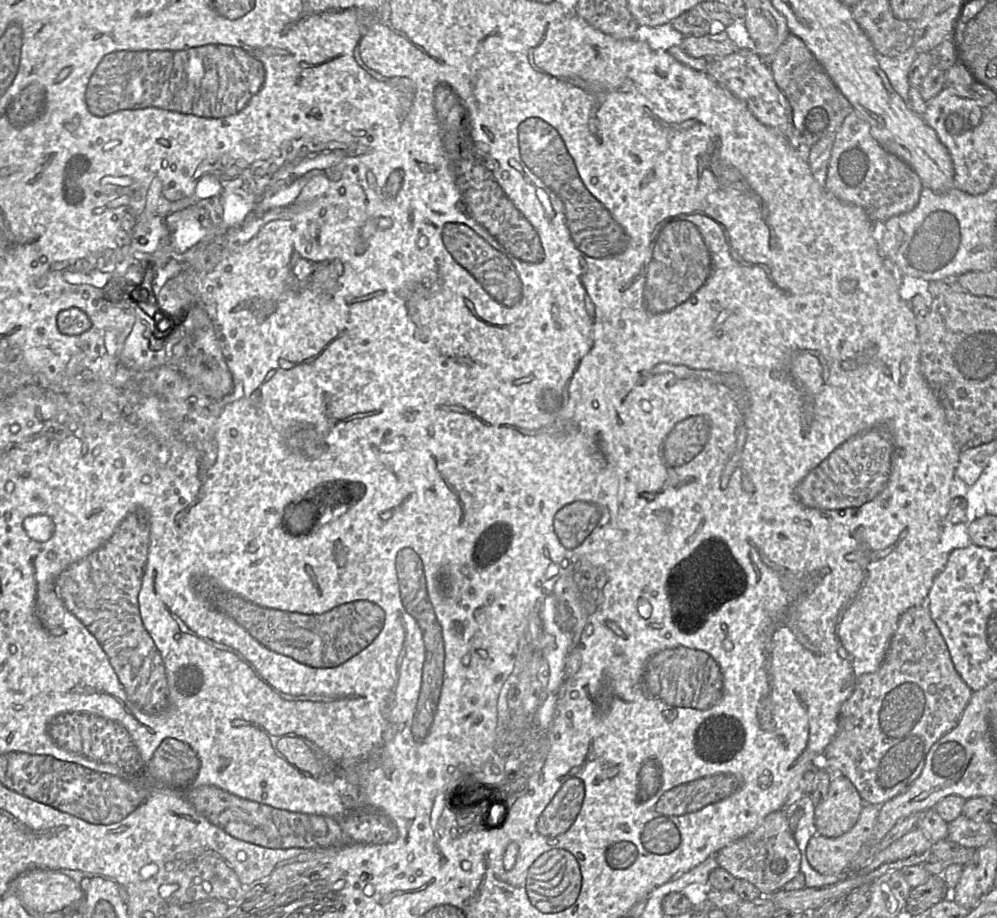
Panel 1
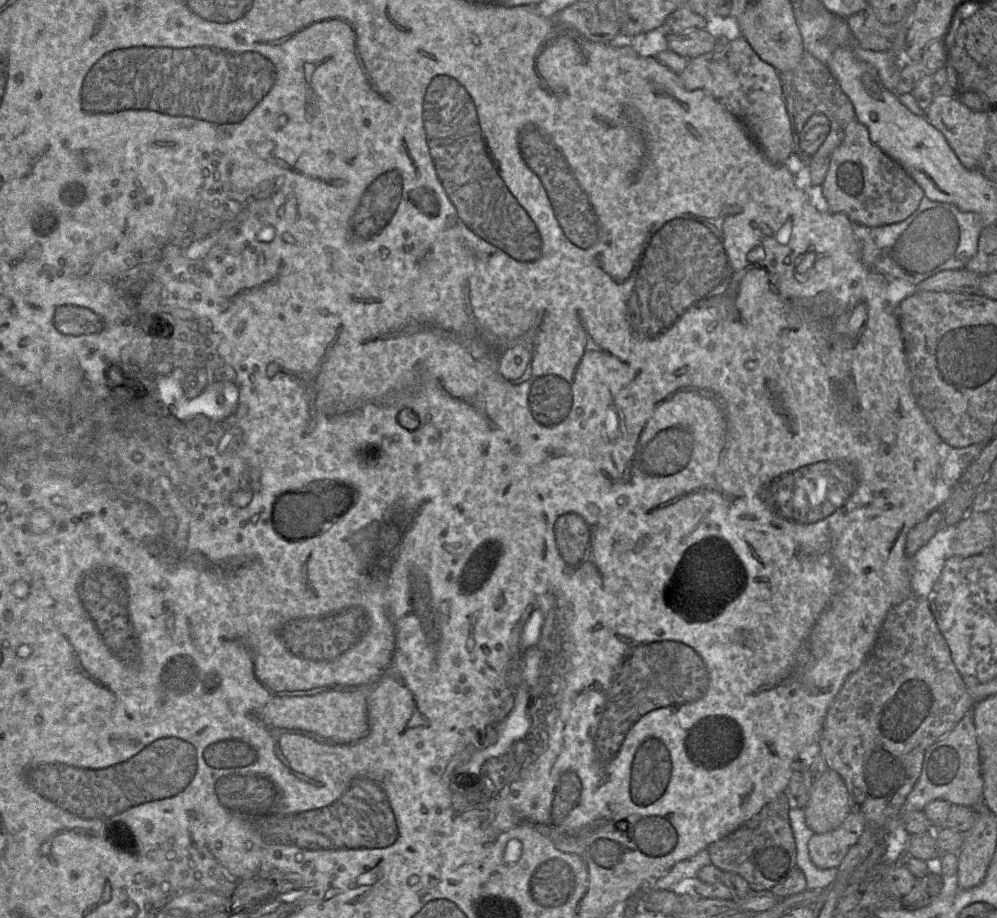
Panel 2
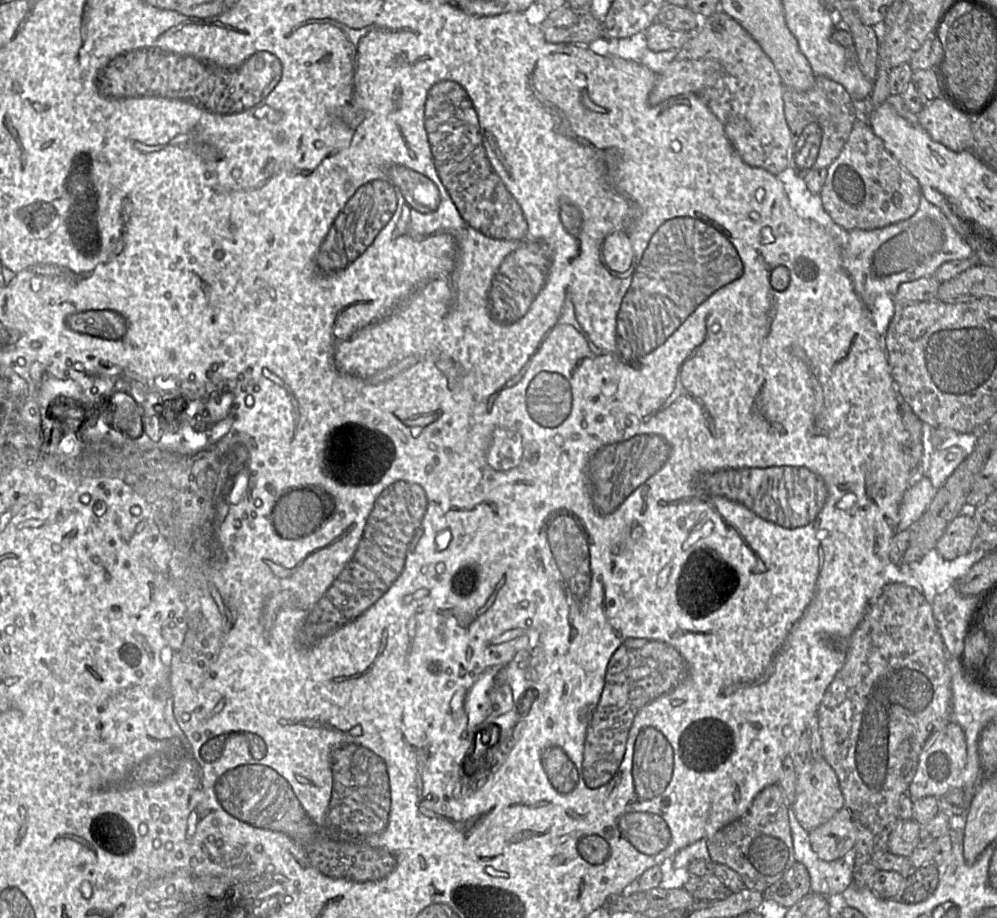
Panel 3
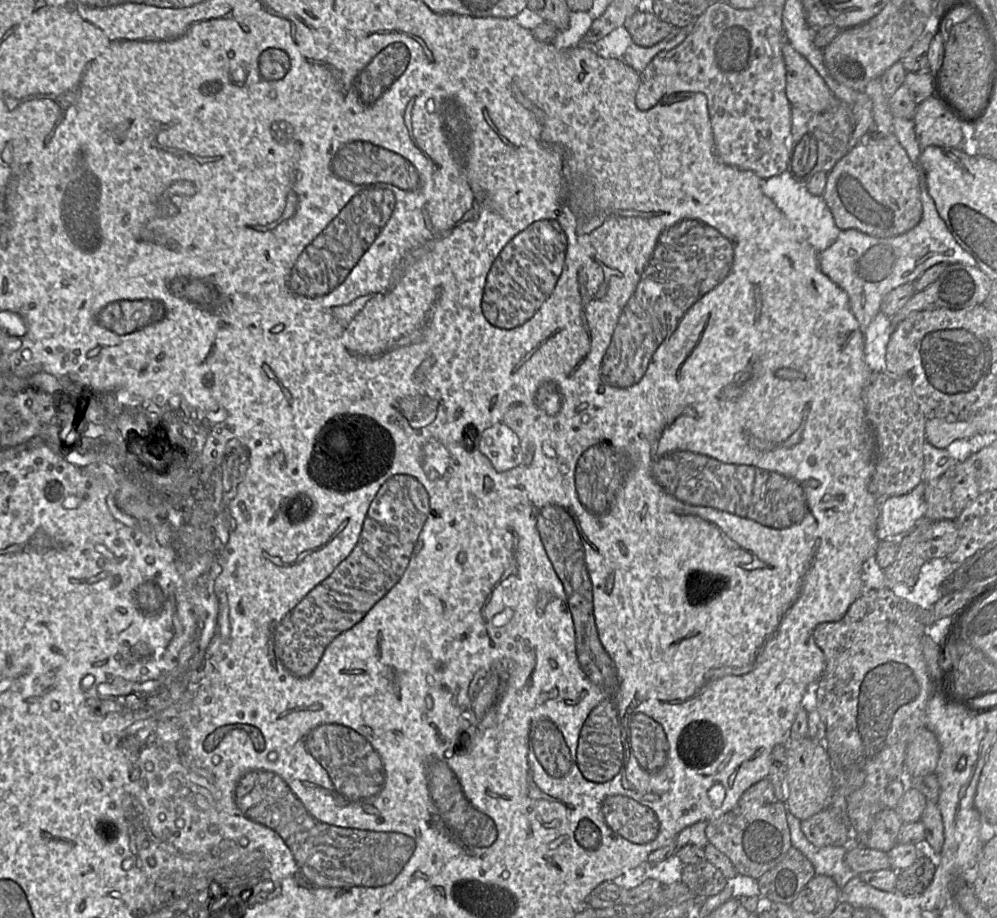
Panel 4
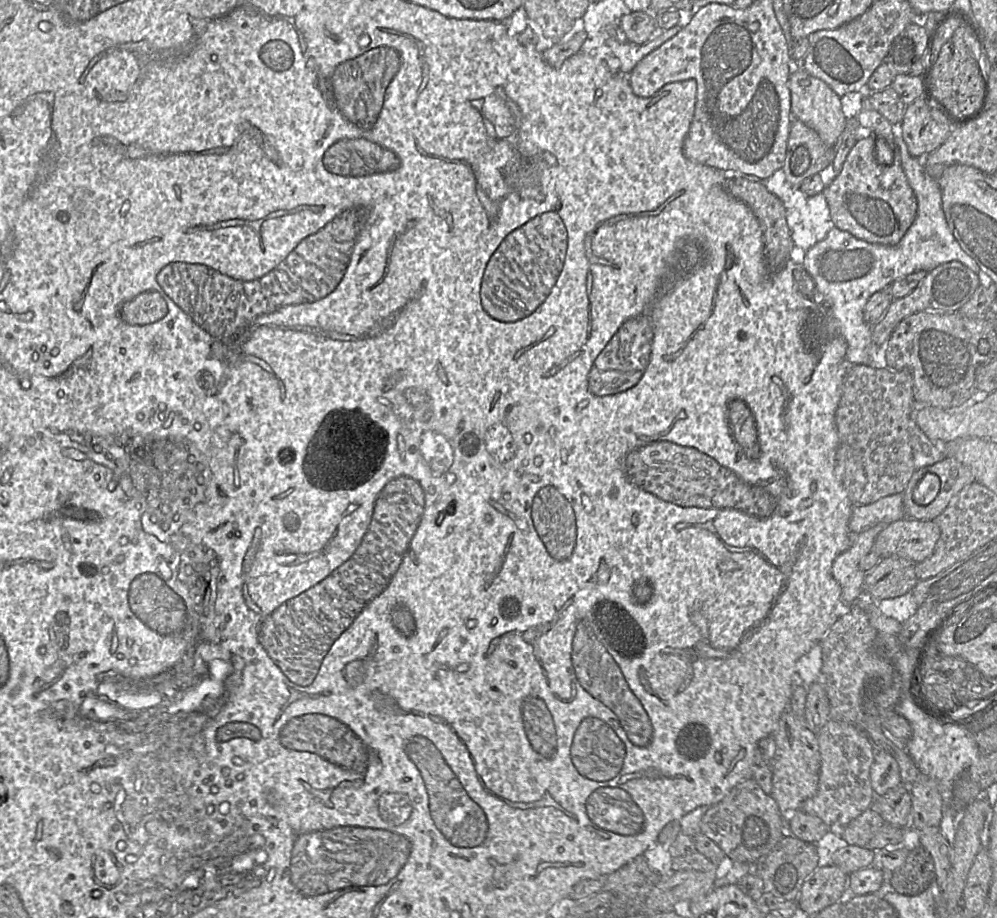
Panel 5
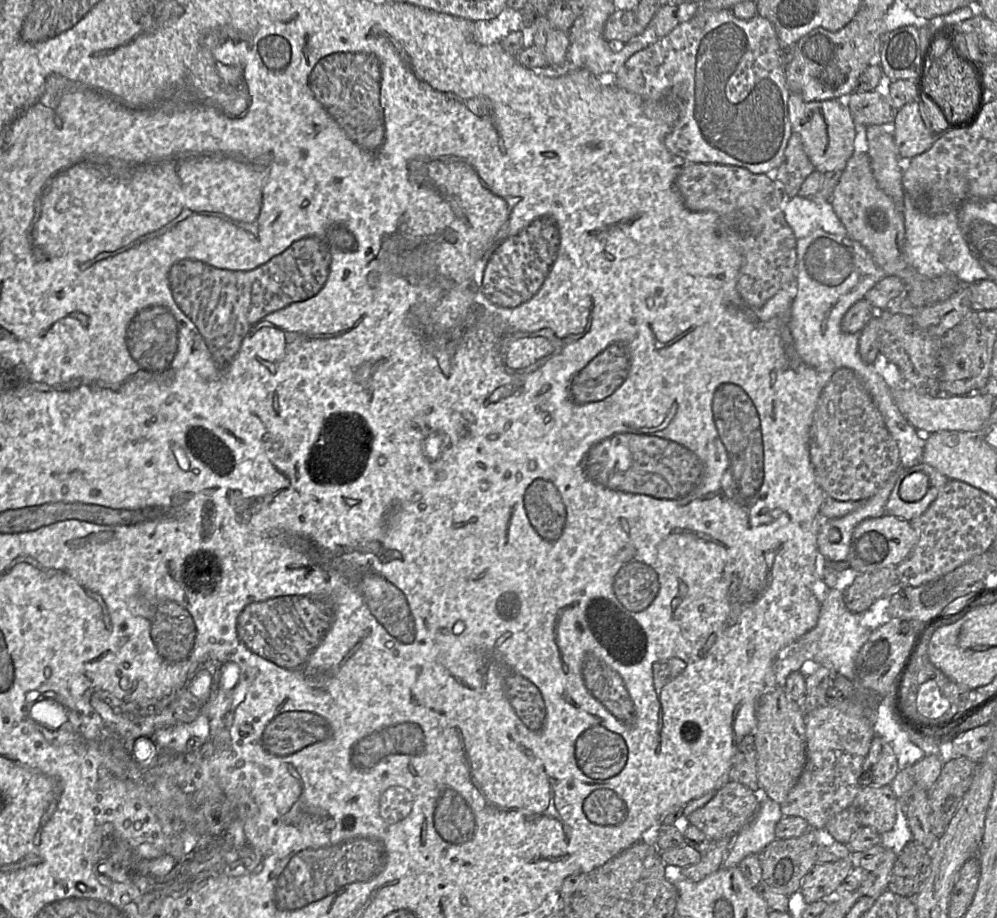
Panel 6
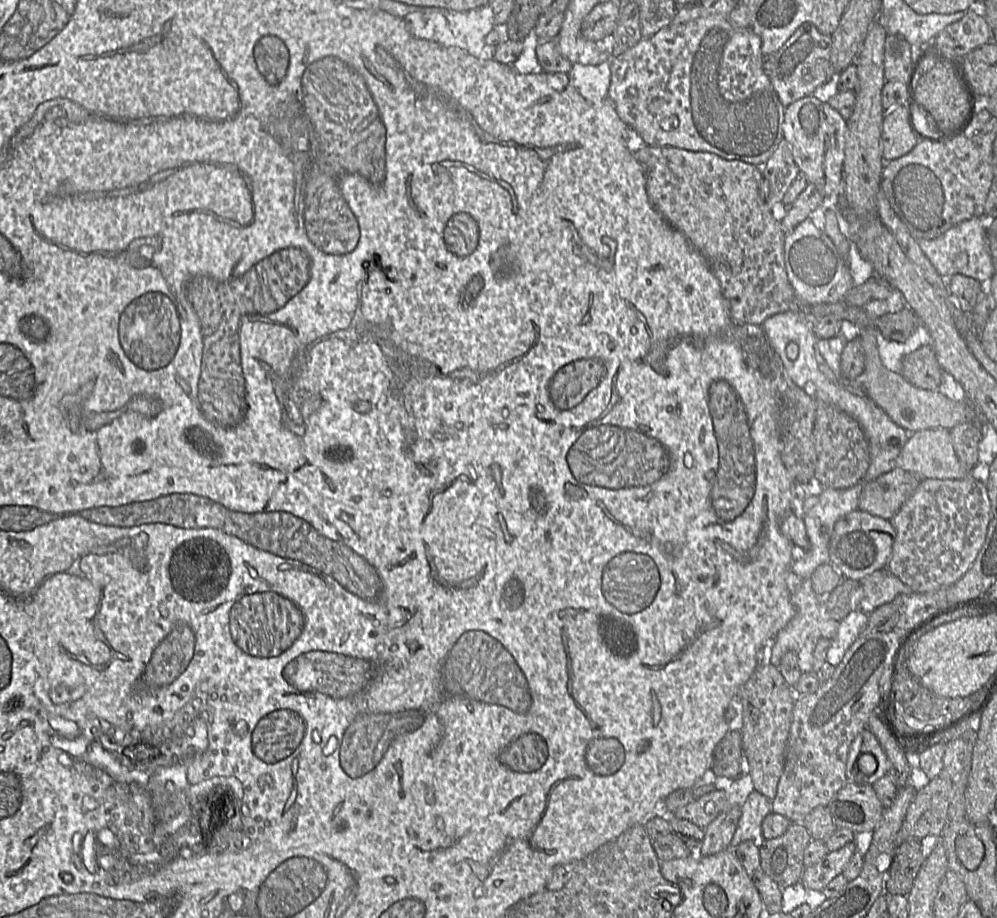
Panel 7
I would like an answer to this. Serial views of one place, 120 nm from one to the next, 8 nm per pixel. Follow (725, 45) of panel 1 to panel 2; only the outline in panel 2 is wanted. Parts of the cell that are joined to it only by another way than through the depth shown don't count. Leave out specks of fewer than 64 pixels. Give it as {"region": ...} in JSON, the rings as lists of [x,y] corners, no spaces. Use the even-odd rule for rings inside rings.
{"region":[[[705,29],[688,31],[683,34],[668,36],[668,49],[676,54],[691,59],[712,51],[717,39]]]}

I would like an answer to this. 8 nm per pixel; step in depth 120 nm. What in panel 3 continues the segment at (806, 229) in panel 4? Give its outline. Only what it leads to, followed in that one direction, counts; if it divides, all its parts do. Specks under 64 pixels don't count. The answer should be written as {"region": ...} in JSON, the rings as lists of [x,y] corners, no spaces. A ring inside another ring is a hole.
{"region":[[[790,167],[780,172],[777,178],[784,186],[790,206],[799,217],[816,222],[831,233],[839,243],[842,245],[845,243],[848,231],[832,220],[823,207],[821,196],[809,191],[804,178],[797,176]]]}

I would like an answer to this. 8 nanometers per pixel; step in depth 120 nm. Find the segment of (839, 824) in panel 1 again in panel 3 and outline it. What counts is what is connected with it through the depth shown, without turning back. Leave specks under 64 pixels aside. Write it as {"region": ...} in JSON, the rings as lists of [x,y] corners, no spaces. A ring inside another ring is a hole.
{"region":[[[824,759],[813,760],[797,775],[796,796],[793,805],[795,815],[801,826],[809,833],[830,820],[845,807],[838,777]]]}

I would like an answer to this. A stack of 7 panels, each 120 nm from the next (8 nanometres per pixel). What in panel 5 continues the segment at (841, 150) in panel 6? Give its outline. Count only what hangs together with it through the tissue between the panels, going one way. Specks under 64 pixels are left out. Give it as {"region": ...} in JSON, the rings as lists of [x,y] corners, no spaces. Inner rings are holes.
{"region":[[[794,67],[789,76],[789,89],[791,93],[791,111],[793,119],[798,119],[817,132],[820,139],[829,147],[834,147],[847,123],[843,114],[841,101],[824,81],[816,78],[805,70]]]}

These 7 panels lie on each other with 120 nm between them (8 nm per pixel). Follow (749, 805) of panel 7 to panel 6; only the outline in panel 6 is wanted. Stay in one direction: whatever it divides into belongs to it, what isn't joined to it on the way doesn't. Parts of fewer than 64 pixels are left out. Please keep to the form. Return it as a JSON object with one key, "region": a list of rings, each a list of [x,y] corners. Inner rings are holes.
{"region":[[[765,795],[754,818],[735,836],[723,867],[737,867],[750,854],[759,854],[776,839],[775,826],[782,819],[780,805]]]}

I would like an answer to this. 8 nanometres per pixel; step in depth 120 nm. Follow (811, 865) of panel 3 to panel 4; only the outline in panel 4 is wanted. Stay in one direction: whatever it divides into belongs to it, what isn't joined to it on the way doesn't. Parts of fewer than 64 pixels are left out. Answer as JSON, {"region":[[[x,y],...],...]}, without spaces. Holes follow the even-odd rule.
{"region":[[[787,811],[787,823],[790,830],[792,846],[801,851],[812,863],[816,875],[826,875],[834,879],[837,886],[843,889],[845,885],[858,874],[845,863],[845,854],[848,847],[825,846],[817,847],[805,837],[801,830],[801,821]]]}

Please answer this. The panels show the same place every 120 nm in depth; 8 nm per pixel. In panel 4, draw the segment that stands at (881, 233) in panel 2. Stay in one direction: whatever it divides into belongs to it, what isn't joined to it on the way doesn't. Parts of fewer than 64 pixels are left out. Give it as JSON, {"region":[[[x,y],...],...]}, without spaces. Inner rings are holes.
{"region":[[[920,169],[919,177],[922,216],[912,229],[888,238],[873,237],[856,229],[840,230],[831,246],[818,252],[821,271],[847,293],[850,309],[864,335],[867,327],[880,311],[882,300],[896,287],[913,283],[927,269],[941,262],[977,266],[974,257],[957,243],[939,216]]]}

